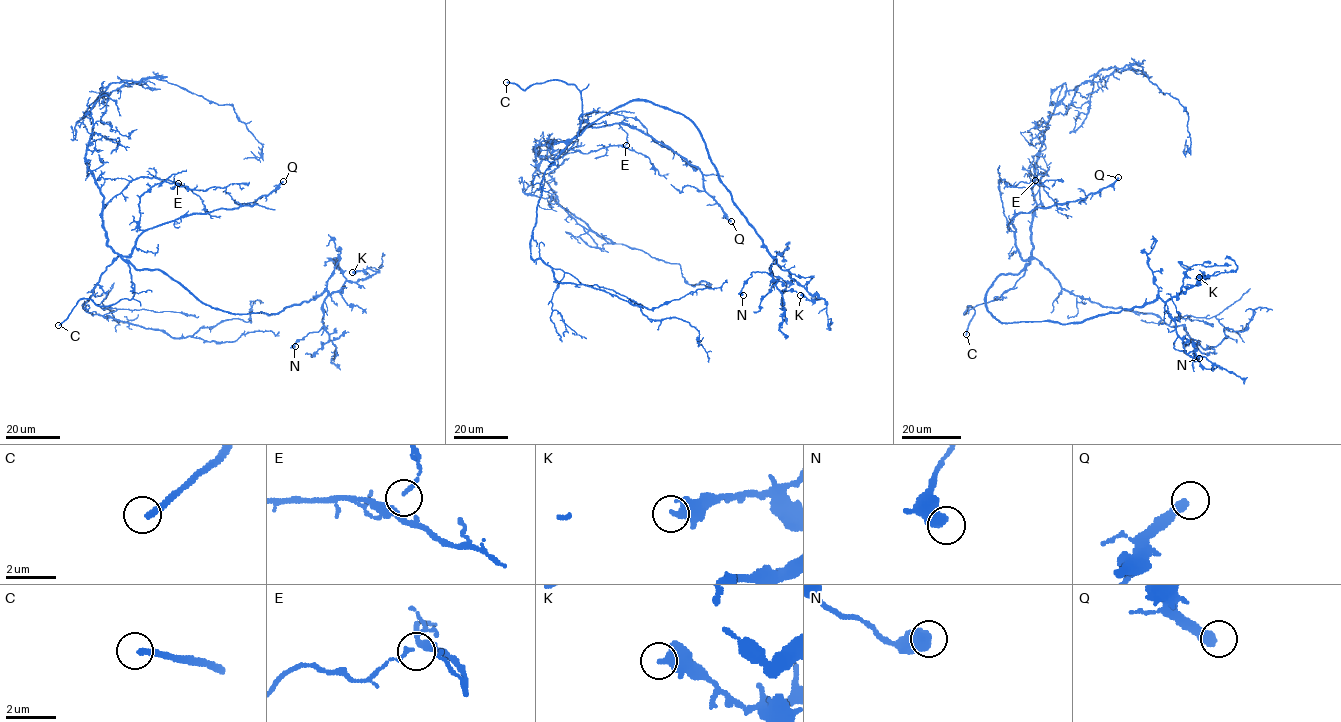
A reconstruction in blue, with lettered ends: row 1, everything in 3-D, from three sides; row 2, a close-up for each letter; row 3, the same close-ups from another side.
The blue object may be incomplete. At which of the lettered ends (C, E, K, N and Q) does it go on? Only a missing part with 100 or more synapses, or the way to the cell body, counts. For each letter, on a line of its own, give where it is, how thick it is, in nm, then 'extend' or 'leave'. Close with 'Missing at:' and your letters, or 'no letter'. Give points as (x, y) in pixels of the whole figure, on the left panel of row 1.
C: (58, 325) | 220 nm | extend
E: (178, 183) | 170 nm | leave
K: (352, 272) | 460 nm | leave
N: (295, 346) | 650 nm | leave
Q: (283, 181) | 340 nm | extend
Missing at: C, Q

